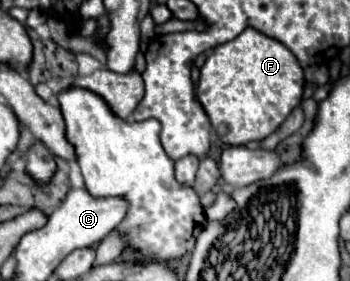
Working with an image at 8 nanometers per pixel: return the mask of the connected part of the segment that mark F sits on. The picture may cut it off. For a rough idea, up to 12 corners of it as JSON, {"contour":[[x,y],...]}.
{"contour":[[248,27],[212,49],[196,101],[224,145],[272,135],[304,71]]}

